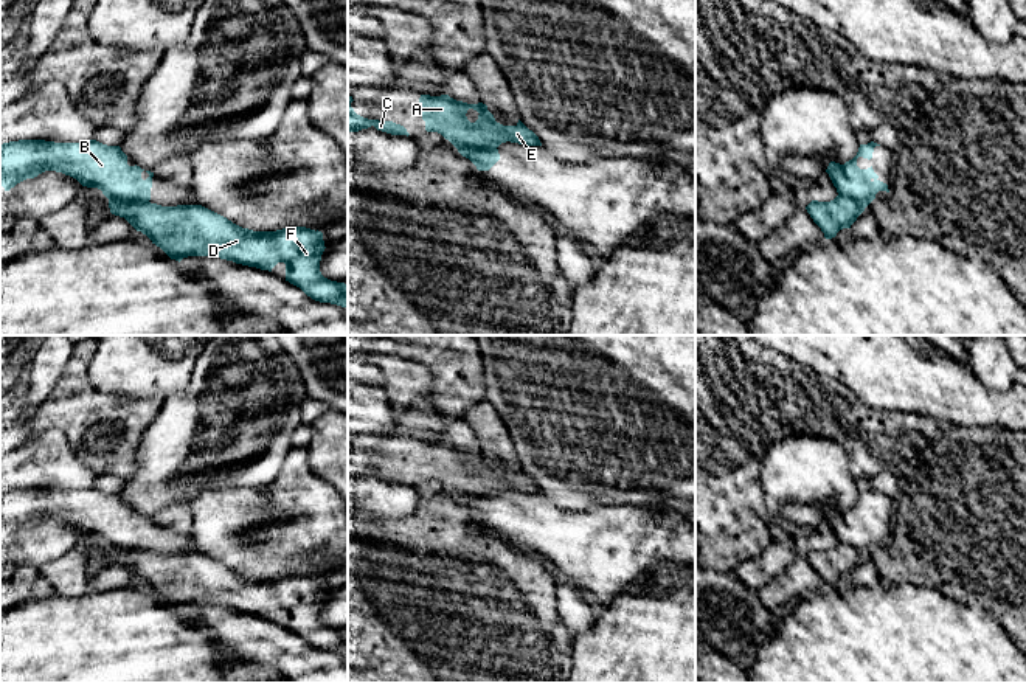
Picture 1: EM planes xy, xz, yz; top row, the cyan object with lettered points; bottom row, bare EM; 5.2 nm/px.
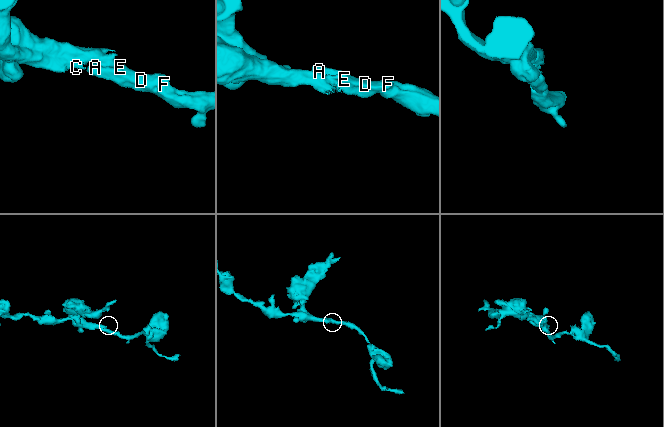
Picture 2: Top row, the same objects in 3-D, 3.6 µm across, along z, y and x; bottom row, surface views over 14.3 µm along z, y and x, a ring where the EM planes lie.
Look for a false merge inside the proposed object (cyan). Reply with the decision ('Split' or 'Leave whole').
Split

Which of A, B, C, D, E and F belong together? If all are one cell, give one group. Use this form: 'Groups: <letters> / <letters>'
Groups: A C D E F / B

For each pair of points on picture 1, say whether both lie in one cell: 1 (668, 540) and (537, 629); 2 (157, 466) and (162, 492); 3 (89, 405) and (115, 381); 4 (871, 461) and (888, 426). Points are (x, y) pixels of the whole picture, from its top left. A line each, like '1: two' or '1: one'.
1: two
2: one
3: two
4: one

